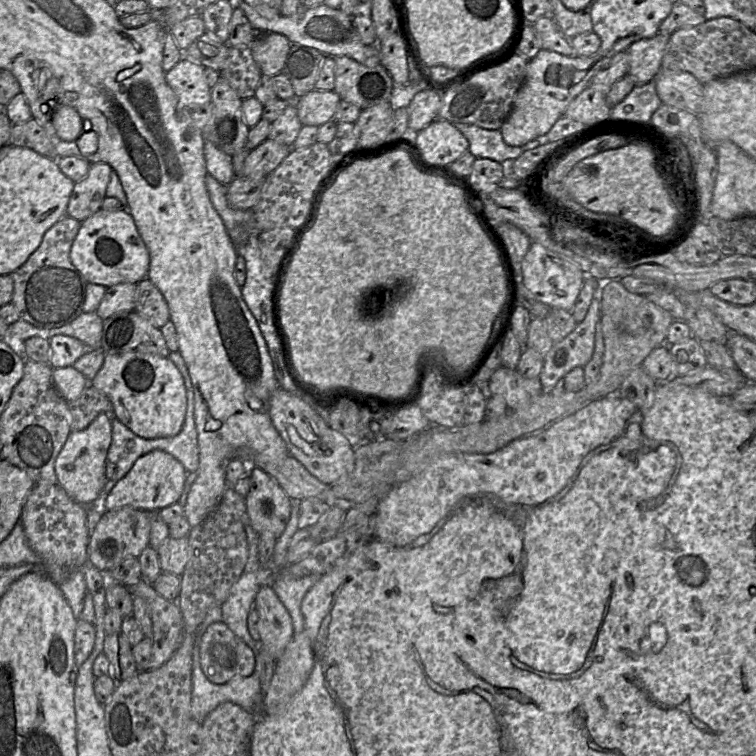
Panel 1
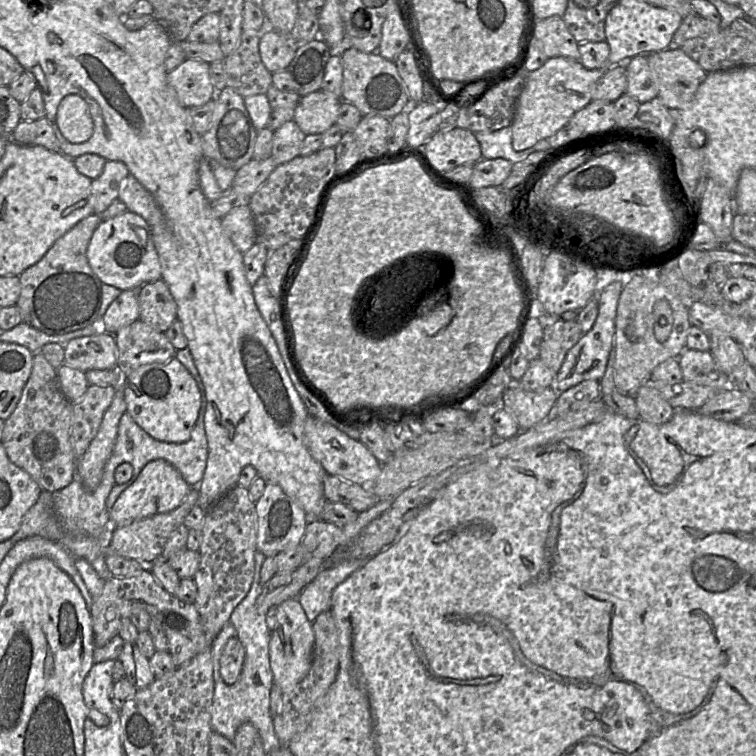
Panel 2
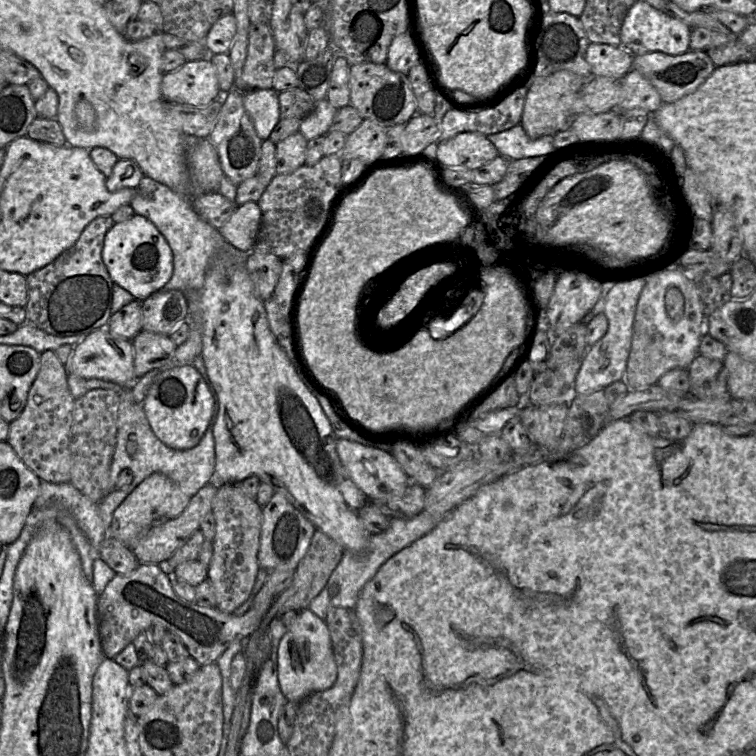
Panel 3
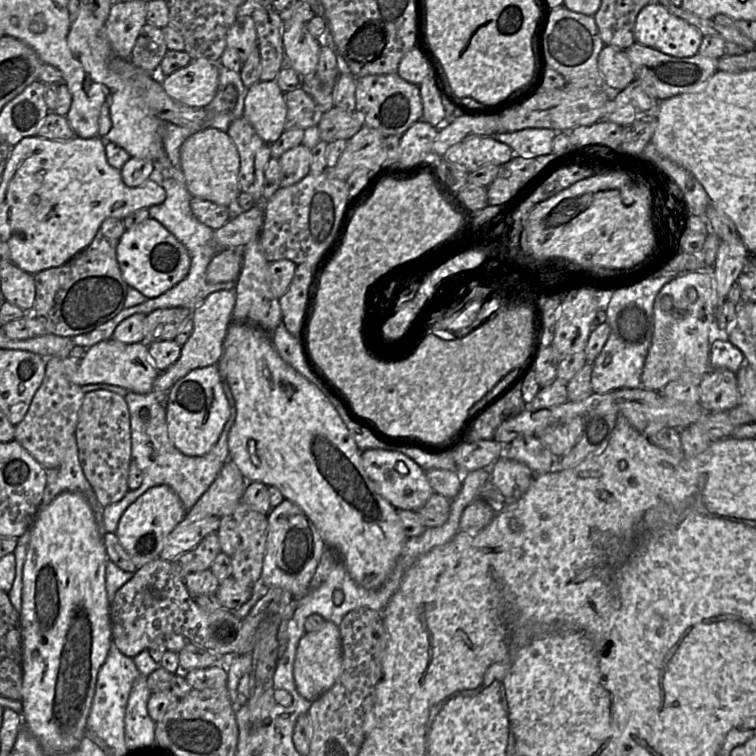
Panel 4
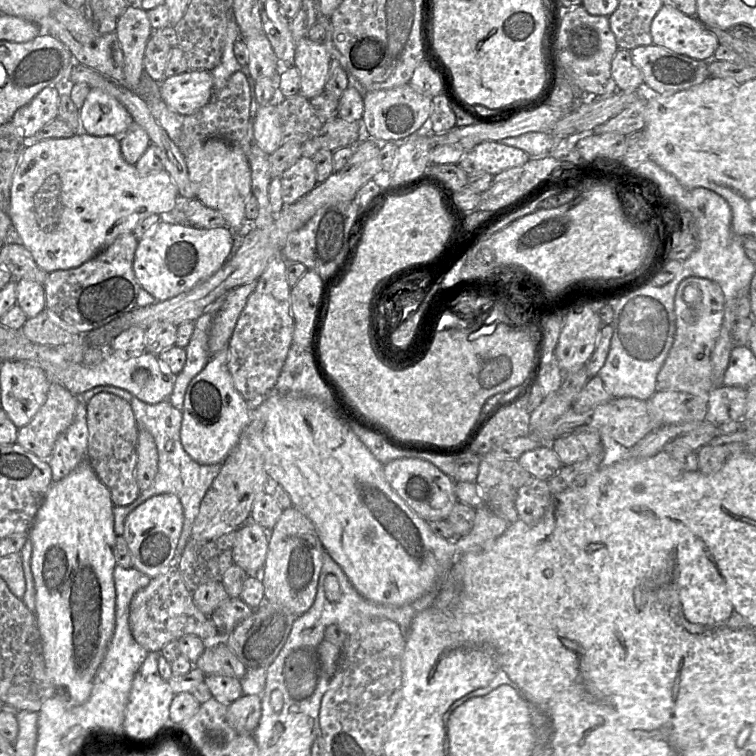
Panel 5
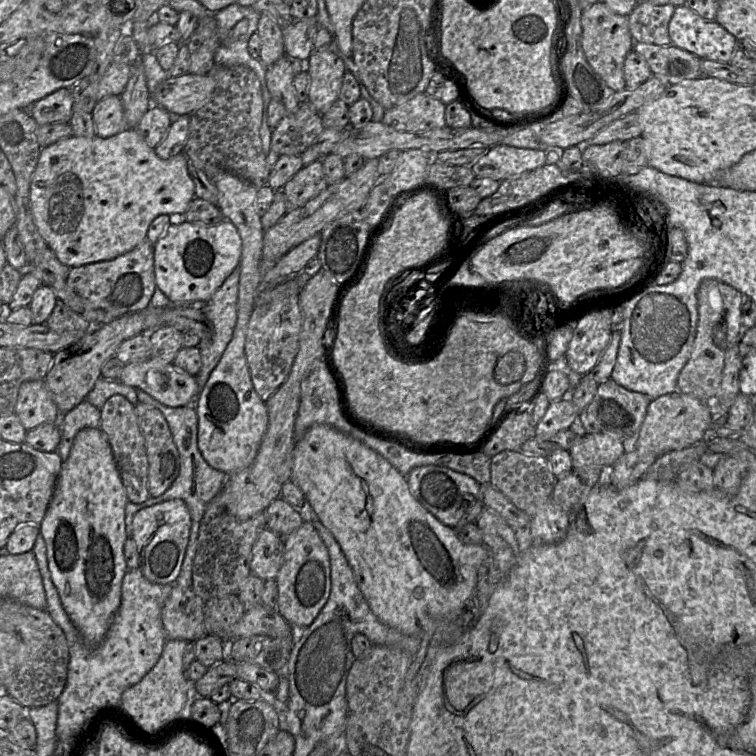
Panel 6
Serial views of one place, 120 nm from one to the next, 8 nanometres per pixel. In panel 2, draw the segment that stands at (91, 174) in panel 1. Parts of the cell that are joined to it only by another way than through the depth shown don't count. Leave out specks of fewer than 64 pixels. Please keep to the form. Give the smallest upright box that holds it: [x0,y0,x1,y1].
[89,161,129,215]

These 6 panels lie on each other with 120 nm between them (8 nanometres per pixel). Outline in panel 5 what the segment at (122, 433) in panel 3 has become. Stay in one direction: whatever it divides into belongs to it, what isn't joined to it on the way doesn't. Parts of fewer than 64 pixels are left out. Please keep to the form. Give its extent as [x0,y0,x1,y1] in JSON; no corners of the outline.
[129,396,221,555]

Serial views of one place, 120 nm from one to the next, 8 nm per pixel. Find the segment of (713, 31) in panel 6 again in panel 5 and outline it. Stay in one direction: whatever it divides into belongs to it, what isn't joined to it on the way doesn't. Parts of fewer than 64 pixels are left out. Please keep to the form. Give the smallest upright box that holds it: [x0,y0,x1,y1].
[651,2,720,61]

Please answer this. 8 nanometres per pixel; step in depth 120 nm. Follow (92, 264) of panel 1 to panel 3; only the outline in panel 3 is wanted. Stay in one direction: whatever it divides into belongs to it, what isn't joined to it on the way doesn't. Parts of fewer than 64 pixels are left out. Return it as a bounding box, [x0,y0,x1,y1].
[102,214,173,301]

